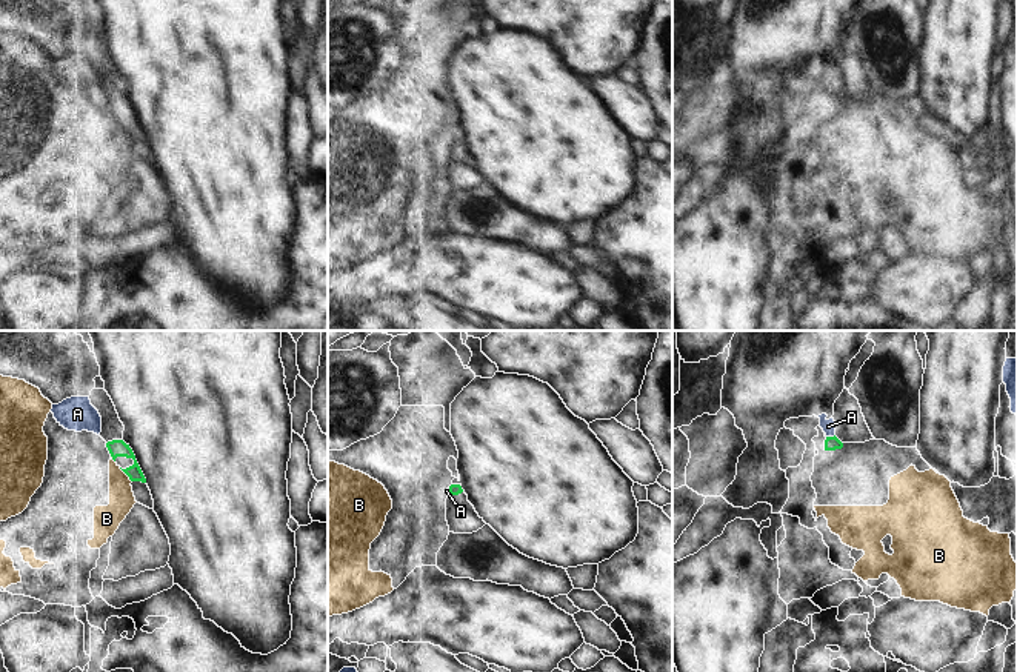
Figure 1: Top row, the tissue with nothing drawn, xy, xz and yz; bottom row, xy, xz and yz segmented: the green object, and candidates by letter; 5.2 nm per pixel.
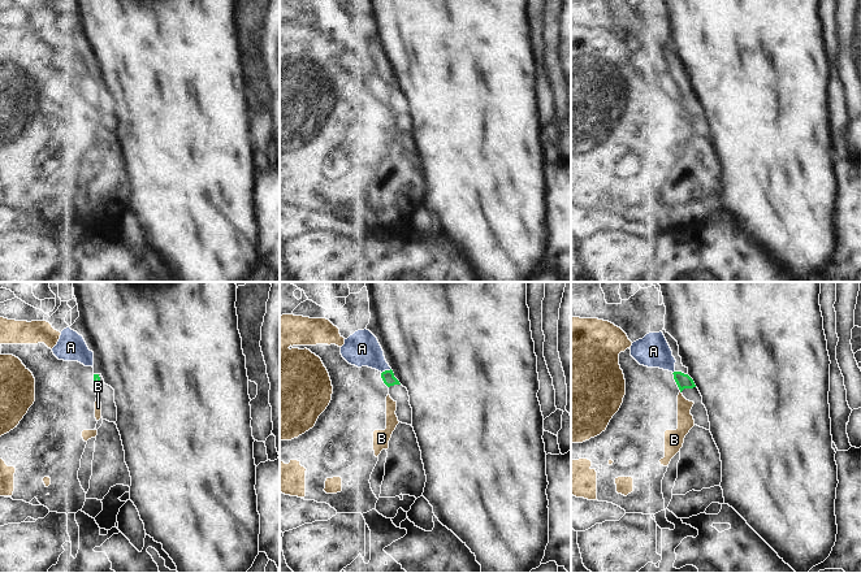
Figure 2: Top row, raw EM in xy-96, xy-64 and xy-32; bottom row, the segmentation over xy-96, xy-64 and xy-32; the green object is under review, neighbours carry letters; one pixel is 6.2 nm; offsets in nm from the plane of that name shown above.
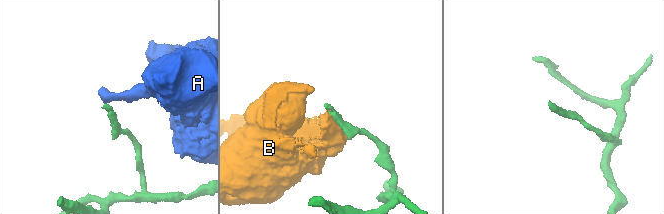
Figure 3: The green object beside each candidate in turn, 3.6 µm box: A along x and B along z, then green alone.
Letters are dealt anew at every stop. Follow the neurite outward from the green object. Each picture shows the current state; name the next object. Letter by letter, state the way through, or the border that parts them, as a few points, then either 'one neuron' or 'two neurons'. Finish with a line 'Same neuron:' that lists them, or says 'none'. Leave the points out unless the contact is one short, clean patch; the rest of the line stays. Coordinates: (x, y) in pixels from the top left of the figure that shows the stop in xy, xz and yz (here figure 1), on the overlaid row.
A: border yz (834, 434), (826, 437); two neurons
B: border xy (119, 468), (131, 482); two neurons
Same neuron: none

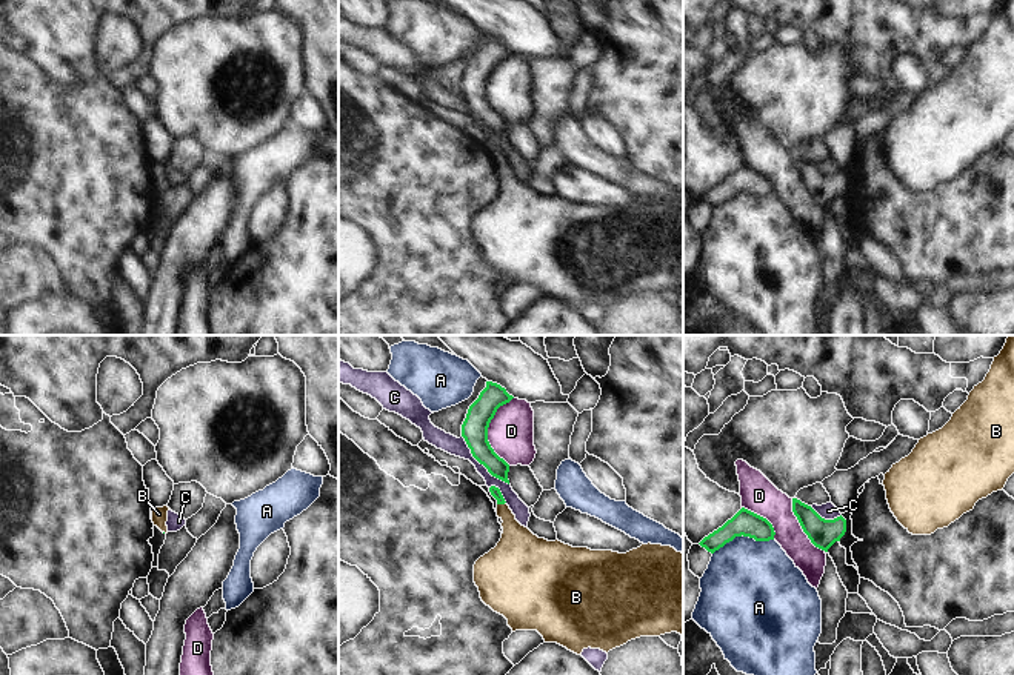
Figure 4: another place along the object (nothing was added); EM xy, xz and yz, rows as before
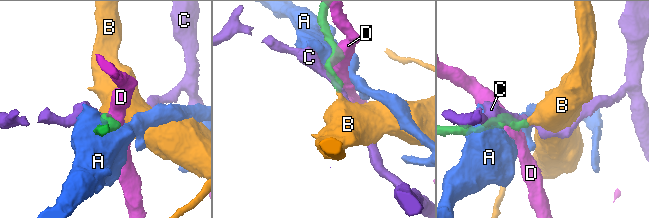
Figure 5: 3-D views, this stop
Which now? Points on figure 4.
A: two neurons
B: way xz (494, 491), (500, 503), (516, 537), (517, 548); one neuron
C: border xz (462, 435), (470, 452), (493, 475), (508, 485); two neurons
D: two neurons
Same neuron: B

